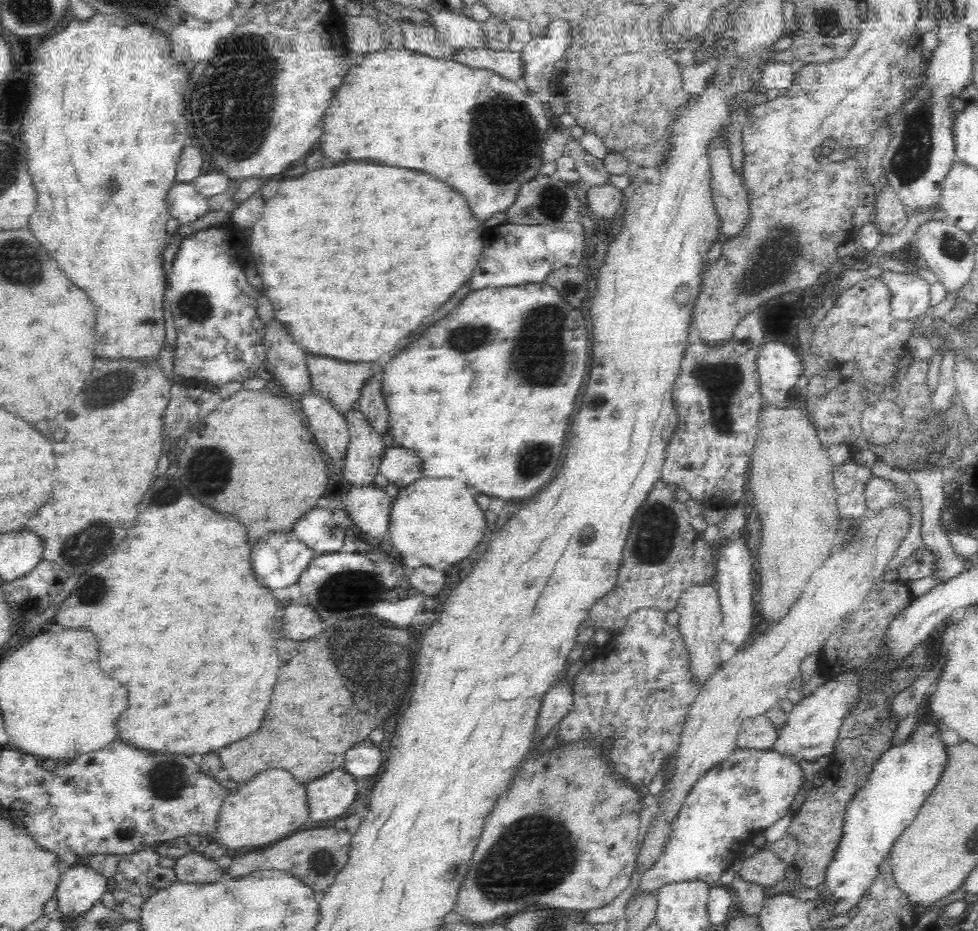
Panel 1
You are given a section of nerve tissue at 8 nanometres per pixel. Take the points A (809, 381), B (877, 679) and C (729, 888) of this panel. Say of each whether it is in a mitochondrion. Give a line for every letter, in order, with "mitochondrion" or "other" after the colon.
A: other
B: mitochondrion
C: other

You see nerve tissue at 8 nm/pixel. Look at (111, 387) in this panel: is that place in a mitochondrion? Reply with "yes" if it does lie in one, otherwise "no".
yes

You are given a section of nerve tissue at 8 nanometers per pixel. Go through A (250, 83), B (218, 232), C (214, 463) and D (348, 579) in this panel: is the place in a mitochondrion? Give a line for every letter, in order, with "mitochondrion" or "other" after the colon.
A: mitochondrion
B: other
C: mitochondrion
D: mitochondrion

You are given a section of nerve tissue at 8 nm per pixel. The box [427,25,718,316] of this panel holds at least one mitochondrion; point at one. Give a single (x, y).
(496, 122)

